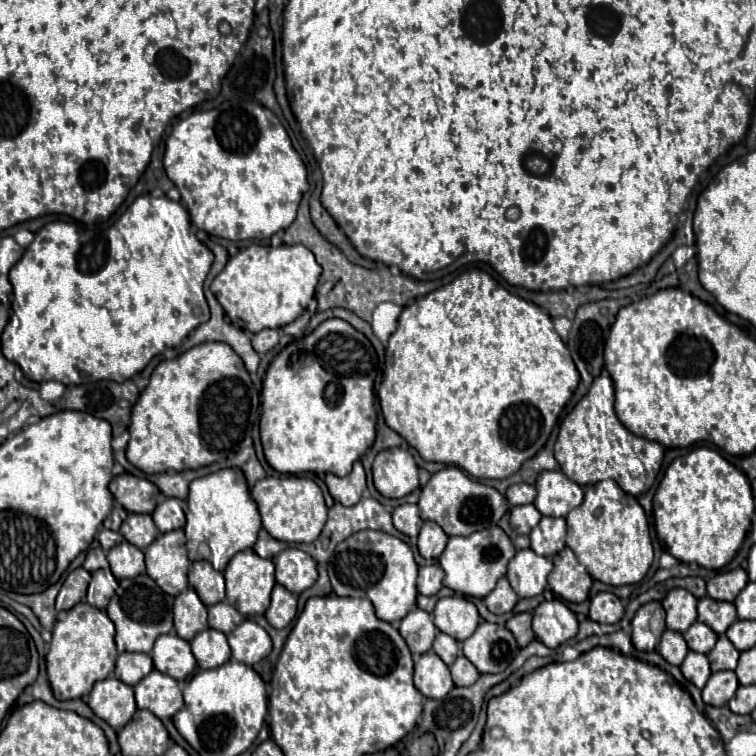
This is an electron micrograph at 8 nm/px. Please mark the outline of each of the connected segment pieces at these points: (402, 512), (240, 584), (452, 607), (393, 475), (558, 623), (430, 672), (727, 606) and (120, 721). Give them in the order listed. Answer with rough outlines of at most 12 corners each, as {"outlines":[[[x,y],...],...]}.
{"outlines":[[[399,505],[393,525],[407,537],[417,537],[423,525],[417,505]],[[253,549],[223,571],[227,601],[243,615],[265,613],[275,565]],[[443,597],[435,625],[465,641],[479,625],[477,607],[465,597]],[[393,447],[373,461],[375,489],[401,499],[419,487],[411,453]],[[559,599],[533,611],[533,631],[549,649],[577,635],[575,613]],[[433,653],[415,663],[415,687],[429,699],[453,689],[449,667]],[[699,599],[699,621],[717,635],[737,619],[735,605]],[[97,681],[87,705],[113,729],[137,711],[133,687]]]}

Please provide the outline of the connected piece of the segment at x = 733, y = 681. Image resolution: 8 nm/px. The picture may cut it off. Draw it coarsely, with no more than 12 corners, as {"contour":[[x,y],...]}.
{"contour":[[733,671],[713,673],[703,687],[703,701],[721,707],[735,695]]}

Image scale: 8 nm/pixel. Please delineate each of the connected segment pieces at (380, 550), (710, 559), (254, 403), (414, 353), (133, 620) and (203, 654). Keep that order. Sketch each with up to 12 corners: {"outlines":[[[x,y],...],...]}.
{"outlines":[[[353,533],[329,561],[333,591],[399,623],[417,599],[407,543]],[[715,449],[667,467],[657,539],[723,569],[747,535],[749,479]],[[225,343],[159,363],[131,409],[149,475],[241,447],[259,393]],[[485,271],[403,309],[379,387],[425,461],[505,479],[579,385]],[[149,575],[107,607],[119,651],[149,653],[173,629],[173,597]],[[217,629],[191,641],[199,669],[215,669],[231,657]]]}

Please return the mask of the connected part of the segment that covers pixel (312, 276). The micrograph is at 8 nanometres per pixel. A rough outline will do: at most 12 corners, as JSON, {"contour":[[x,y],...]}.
{"contour":[[249,245],[211,291],[241,329],[295,321],[321,275],[305,245]]}

